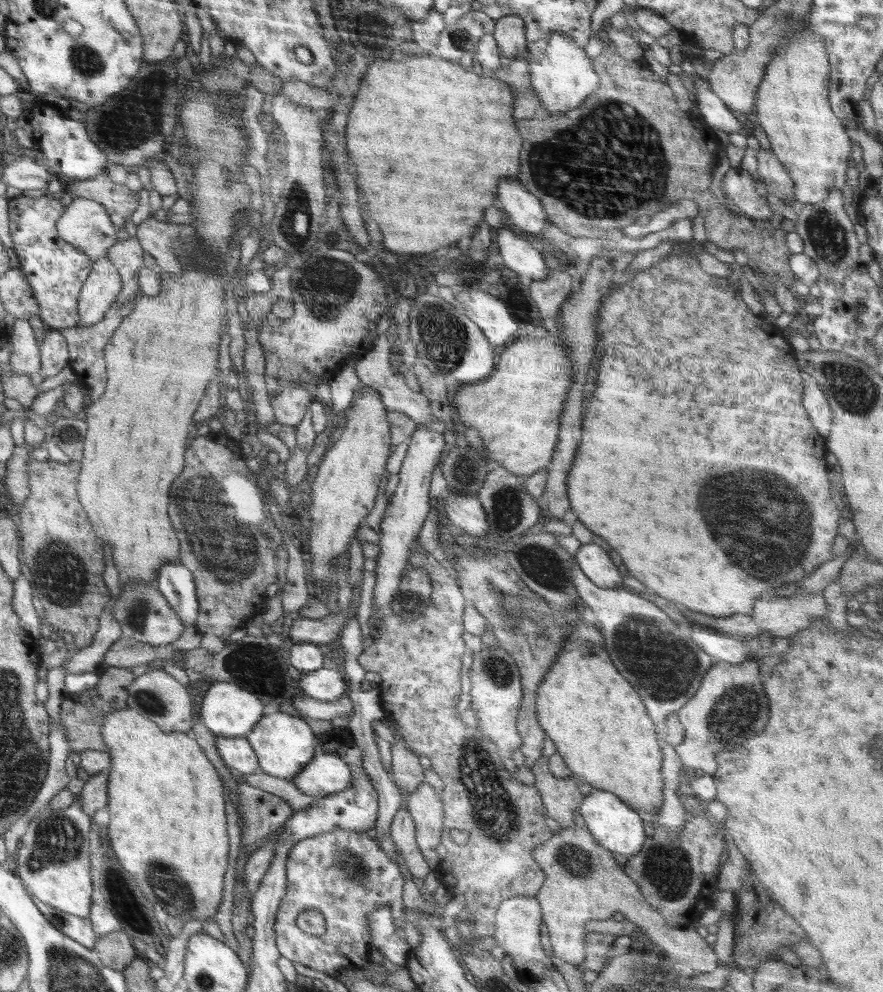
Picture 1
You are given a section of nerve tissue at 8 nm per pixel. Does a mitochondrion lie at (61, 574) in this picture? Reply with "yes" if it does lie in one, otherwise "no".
yes

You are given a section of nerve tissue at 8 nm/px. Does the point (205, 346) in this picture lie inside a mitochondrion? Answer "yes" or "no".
no

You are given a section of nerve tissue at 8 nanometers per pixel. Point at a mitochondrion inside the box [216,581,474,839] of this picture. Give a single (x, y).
(255, 665)

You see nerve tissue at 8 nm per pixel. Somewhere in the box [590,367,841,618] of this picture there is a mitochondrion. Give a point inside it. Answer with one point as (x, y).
(761, 525)

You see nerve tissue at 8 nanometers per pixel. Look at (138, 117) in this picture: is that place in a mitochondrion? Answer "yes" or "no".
yes

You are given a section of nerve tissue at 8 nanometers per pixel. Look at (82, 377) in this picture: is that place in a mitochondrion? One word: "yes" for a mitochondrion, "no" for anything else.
no

